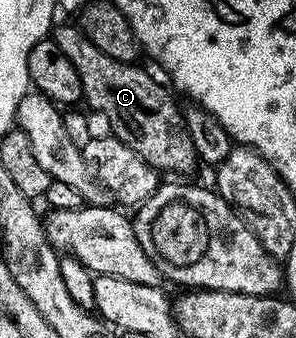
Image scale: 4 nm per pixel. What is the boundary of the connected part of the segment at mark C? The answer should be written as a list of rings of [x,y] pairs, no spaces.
[[[60,24],[52,29],[51,39],[71,58],[81,79],[84,103],[105,115],[108,131],[131,146],[158,173],[178,172],[181,175],[178,177],[185,178],[188,172],[199,168],[199,157],[185,125],[182,105],[173,101],[174,93],[168,87],[165,89],[151,73],[137,68],[136,63],[124,64],[103,54],[78,25],[76,28],[73,24]]]

